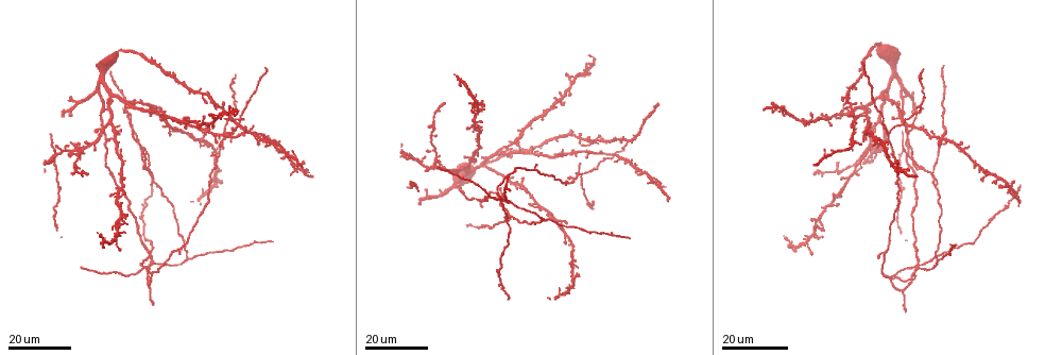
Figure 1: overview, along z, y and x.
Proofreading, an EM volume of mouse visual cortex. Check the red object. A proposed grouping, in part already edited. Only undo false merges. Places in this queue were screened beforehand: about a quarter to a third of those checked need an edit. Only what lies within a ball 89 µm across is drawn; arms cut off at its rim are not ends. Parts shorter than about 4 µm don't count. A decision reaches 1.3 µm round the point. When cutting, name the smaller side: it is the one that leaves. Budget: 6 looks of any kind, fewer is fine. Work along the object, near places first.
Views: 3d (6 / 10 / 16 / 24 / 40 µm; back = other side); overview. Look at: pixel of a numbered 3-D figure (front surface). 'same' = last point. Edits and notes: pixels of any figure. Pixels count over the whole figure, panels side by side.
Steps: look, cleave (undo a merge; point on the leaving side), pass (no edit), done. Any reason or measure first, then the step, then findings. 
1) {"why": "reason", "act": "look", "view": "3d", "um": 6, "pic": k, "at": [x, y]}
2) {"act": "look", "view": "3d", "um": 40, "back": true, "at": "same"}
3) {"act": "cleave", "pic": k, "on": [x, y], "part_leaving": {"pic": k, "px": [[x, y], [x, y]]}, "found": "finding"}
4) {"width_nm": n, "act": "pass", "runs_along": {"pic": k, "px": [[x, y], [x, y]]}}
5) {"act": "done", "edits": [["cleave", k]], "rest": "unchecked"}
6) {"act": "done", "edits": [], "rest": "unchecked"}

{"act": "look", "view": "3d", "um": 24, "pic": 1, "at": [506, 200]}

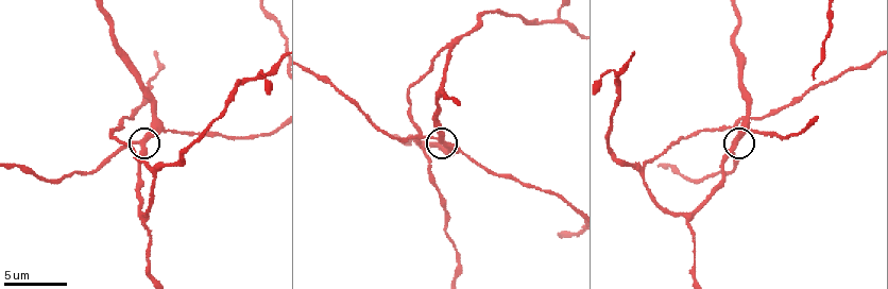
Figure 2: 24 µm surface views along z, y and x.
{"act": "look", "view": "3d", "um": 10, "pic": 2, "at": [734, 145]}

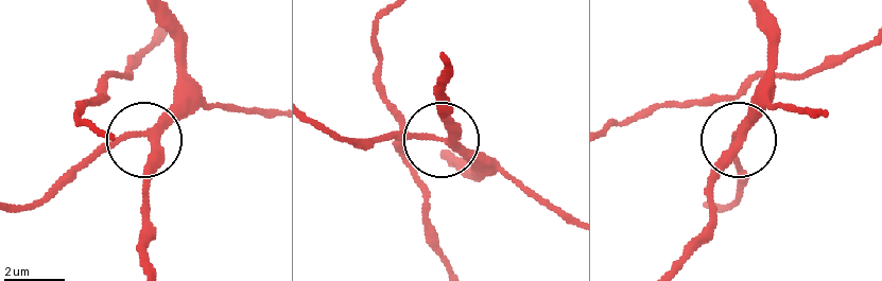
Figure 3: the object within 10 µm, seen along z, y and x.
{"act": "look", "view": "3d", "um": 6, "pic": 3, "at": [441, 139]}

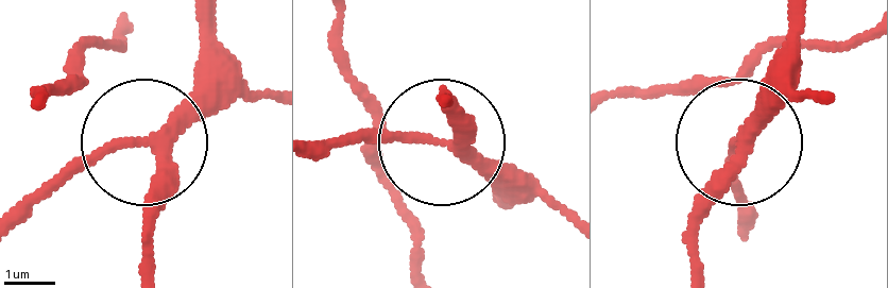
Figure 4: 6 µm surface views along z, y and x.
{"act": "pass", "runs_along": {"pic": 4, "px": [[197, 21], [192, 98], [19, 199]]}, "found": "all the same cell"}

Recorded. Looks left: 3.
{"why": "branch point", "act": "look", "view": "3d", "um": 16, "pic": 2, "at": [444, 46]}

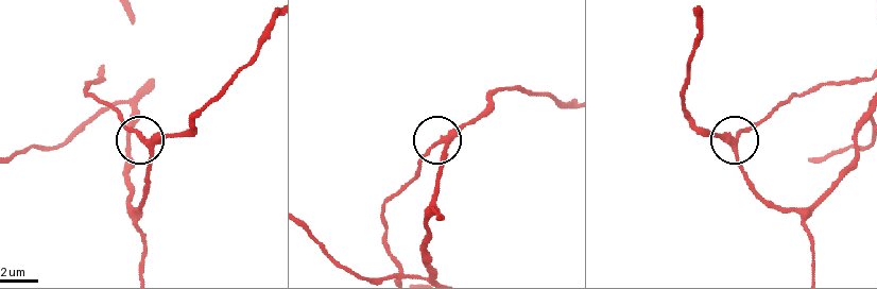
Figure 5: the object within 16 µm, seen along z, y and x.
{"width_nm": 270, "act": "pass", "found": "all the same cell"}

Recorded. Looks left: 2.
{"why": "three-way junction", "act": "look", "view": "3d", "um": 24, "pic": 1, "at": [934, 173]}

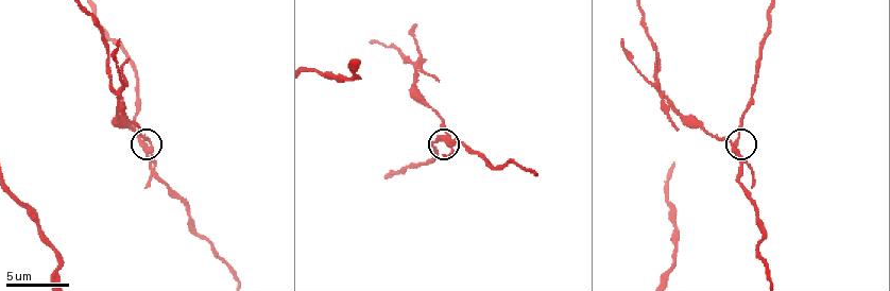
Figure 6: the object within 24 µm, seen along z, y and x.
{"why": "closer look", "act": "look", "view": "3d", "um": 10, "pic": 6, "at": [735, 144]}

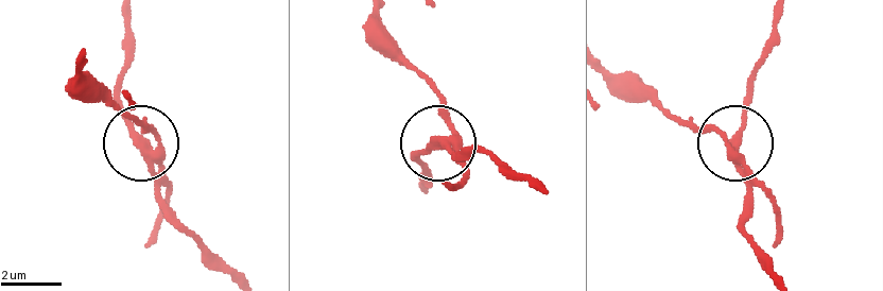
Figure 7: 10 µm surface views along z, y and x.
{"arms": 3, "act": "cleave", "pic": 7, "on": [152, 132], "found": "a second cell is stuck on"}

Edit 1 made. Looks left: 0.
{"act": "done", "edits": [["cleave", 7]], "rest": "unchecked"}

